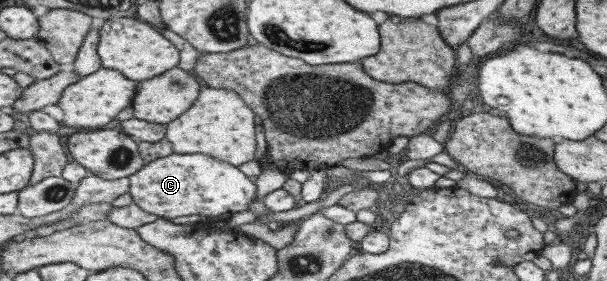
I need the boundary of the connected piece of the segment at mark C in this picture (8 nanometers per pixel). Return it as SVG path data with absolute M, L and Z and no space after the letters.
M175 154L156 158L144 163L129 178L129 196L131 202L136 204L143 212L155 214L161 218L177 218L177 216L189 216L197 214L201 217L209 217L214 220L227 220L235 212L247 212L247 206L255 200L255 183L250 177L241 173L235 166L227 162L219 162L207 154Z

